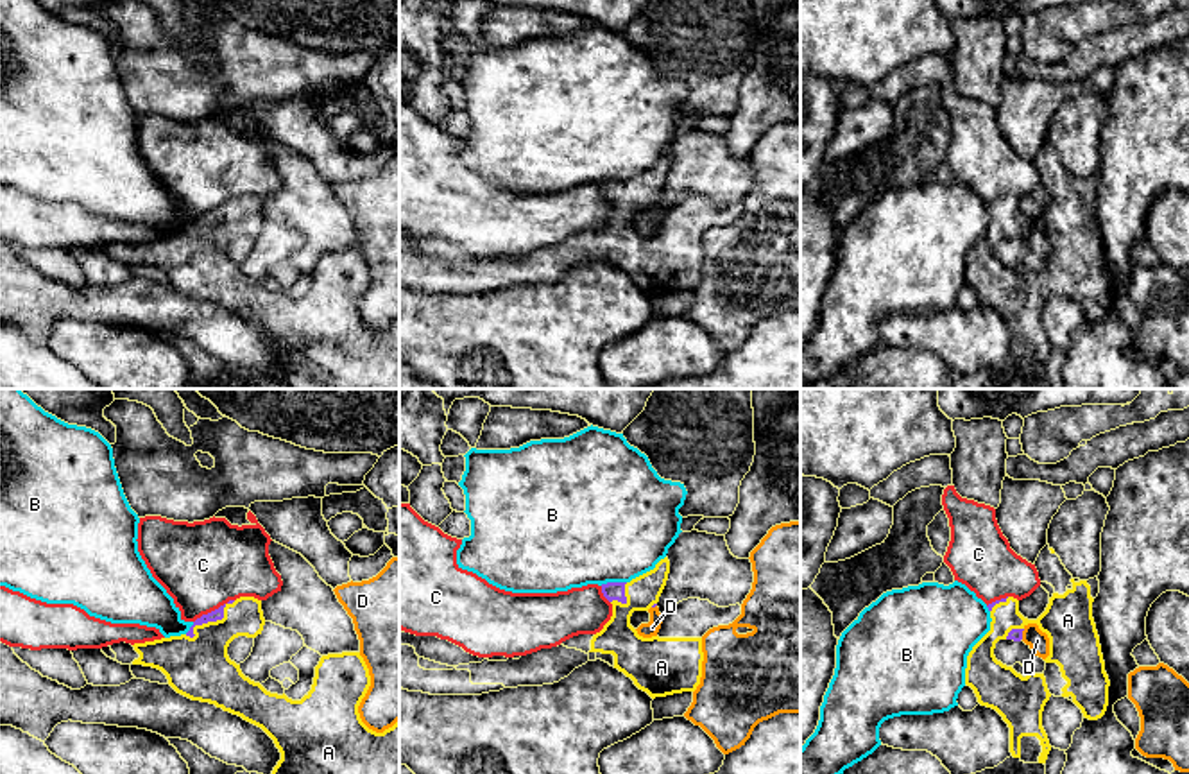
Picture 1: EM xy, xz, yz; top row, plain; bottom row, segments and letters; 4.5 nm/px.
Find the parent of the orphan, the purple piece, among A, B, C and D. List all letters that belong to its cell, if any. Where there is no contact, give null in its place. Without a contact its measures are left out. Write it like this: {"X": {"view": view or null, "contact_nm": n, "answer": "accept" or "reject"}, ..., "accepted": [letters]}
{"A": {"view": "xy", "contact_nm": 280, "answer": "accept"}, "B": {"view": "xz", "contact_nm": 120, "answer": "reject"}, "C": {"view": "xy", "contact_nm": 220, "answer": "reject"}, "D": {"view": "yz", "contact_nm": 50, "answer": "reject"}, "accepted": ["A"]}

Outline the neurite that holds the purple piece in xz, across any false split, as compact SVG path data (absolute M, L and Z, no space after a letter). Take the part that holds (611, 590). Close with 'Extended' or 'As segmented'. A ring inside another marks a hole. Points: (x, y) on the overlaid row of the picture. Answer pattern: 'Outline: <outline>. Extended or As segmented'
Outline: M664 557L654 570L630 582L602 584L603 597L612 604L612 616L600 632L578 634L562 641L559 647L541 649L519 659L483 659L482 663L448 666L419 658L410 645L399 645L399 688L430 695L482 695L503 688L553 684L587 661L602 659L630 677L634 684L652 699L695 692L702 677L702 636L713 627L732 624L741 615L741 606L718 607L709 600L688 598L664 615L655 636L643 638L630 625L630 616L634 611L648 611L657 606L668 573L670 561Z. Extended

